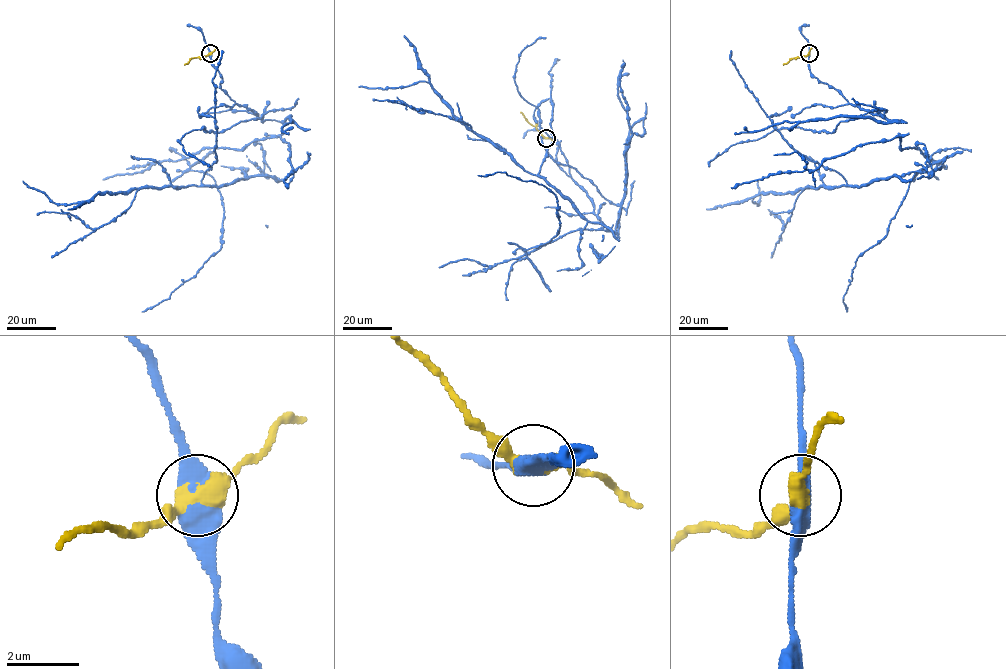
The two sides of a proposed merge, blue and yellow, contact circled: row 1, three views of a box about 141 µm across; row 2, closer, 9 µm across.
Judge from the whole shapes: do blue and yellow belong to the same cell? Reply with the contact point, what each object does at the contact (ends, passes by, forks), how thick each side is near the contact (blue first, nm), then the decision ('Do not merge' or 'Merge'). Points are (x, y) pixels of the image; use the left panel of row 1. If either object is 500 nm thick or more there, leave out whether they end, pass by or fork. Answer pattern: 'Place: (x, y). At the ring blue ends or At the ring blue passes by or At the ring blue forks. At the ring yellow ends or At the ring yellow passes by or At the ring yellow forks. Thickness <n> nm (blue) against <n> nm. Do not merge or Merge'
Place: (210, 53). At the ring blue passes by. At the ring yellow passes by. Thickness 480 nm (blue) against 480 nm. Do not merge

